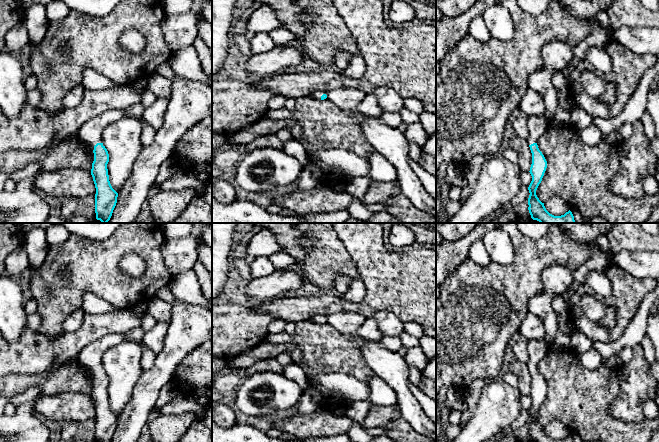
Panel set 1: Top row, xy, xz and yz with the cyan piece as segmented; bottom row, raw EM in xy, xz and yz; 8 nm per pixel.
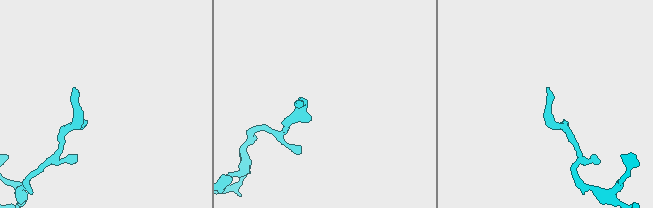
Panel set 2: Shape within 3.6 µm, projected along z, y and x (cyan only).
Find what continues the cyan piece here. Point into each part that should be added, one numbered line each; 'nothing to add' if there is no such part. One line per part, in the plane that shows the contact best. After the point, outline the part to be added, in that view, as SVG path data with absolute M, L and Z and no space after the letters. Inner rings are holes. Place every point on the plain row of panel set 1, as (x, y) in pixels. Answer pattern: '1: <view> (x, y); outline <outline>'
1: xy (91, 356); outline M136 327L123 334L108 334L104 337L88 344L77 356L77 359L86 366L91 374L97 367L102 366L102 356L104 352L122 342L140 342L145 332L142 327Z

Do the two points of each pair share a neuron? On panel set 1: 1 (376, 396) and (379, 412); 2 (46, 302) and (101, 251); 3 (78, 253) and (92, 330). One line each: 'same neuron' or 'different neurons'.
1: different neurons
2: same neuron
3: different neurons

